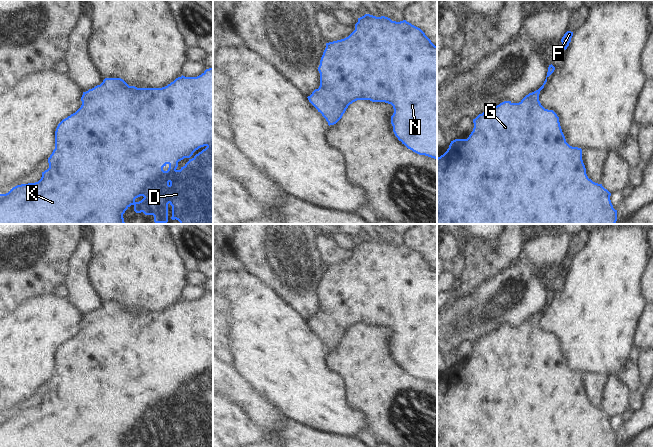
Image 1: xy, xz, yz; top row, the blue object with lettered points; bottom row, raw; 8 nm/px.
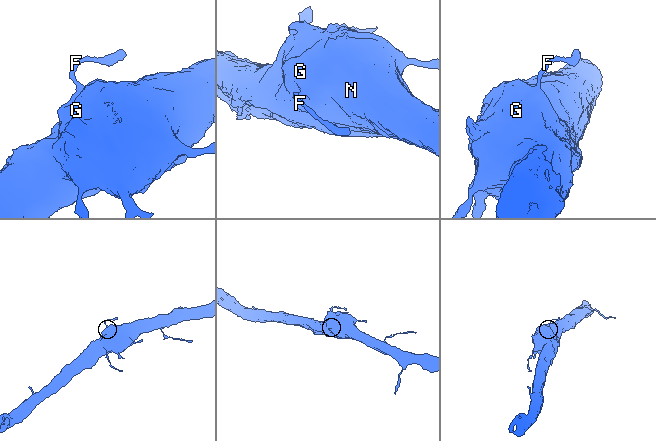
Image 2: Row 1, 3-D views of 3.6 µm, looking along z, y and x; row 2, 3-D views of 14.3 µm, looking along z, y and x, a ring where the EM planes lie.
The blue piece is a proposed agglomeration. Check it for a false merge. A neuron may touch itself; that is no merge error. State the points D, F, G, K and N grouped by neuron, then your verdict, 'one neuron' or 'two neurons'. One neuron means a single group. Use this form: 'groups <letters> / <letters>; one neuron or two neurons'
groups D F G K N; one neuron

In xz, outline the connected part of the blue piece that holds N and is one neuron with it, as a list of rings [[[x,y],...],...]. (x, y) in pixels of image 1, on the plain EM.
[[[365,238],[358,242],[358,246],[355,248],[355,254],[348,261],[326,267],[326,272],[321,281],[318,295],[320,297],[320,310],[307,322],[326,343],[329,350],[336,348],[342,342],[348,330],[357,324],[385,326],[393,330],[394,337],[391,340],[391,348],[393,350],[393,356],[398,364],[413,376],[437,384],[437,270],[431,266],[420,252],[412,249],[406,244],[396,246],[385,240],[376,241],[370,238]]]

